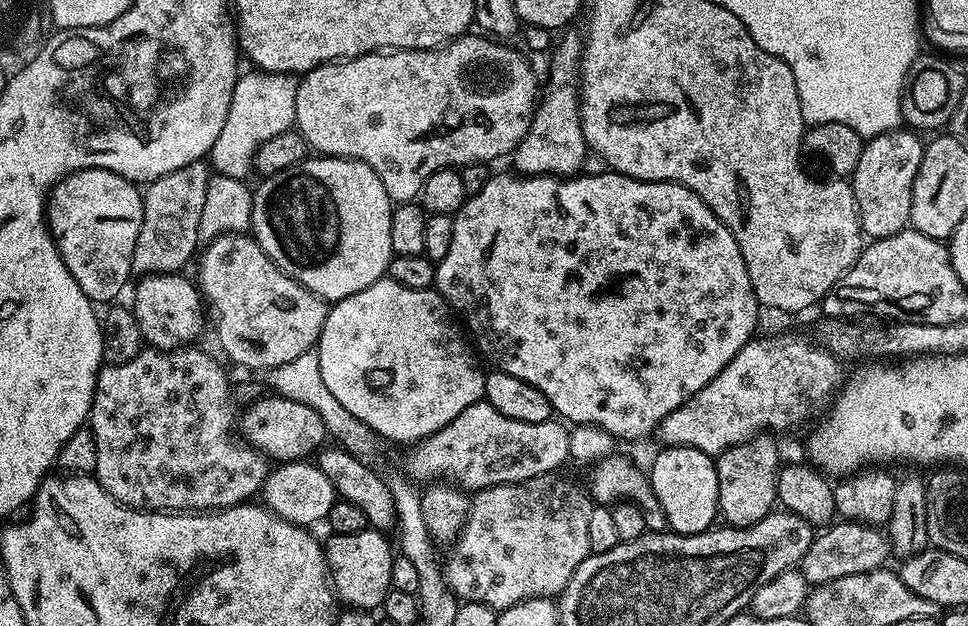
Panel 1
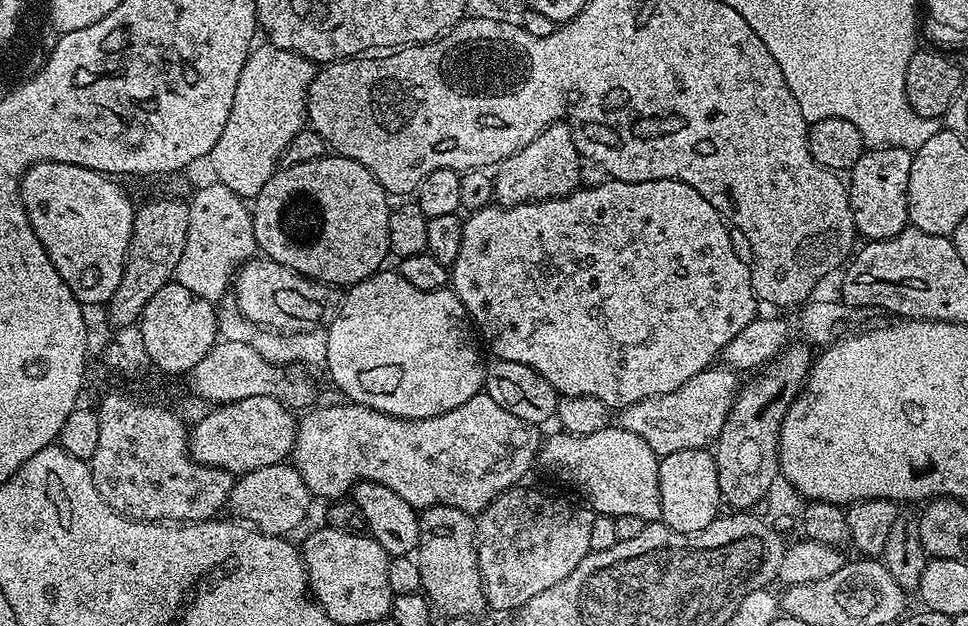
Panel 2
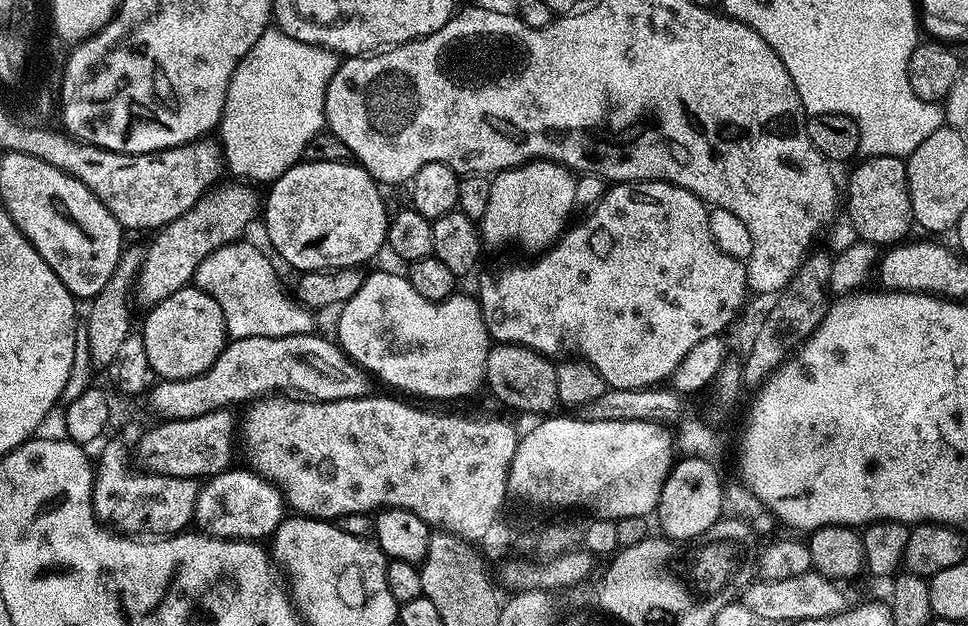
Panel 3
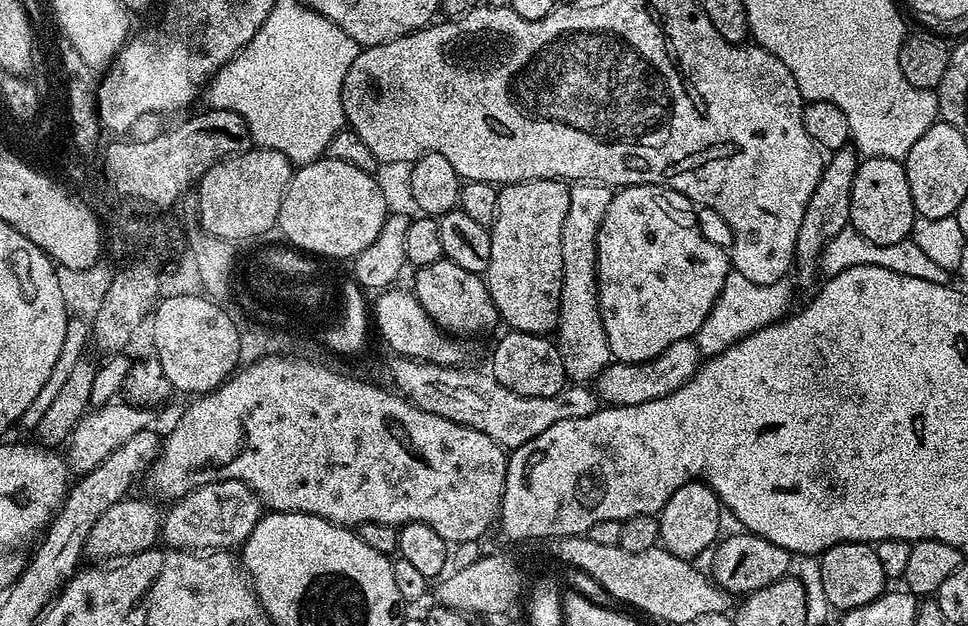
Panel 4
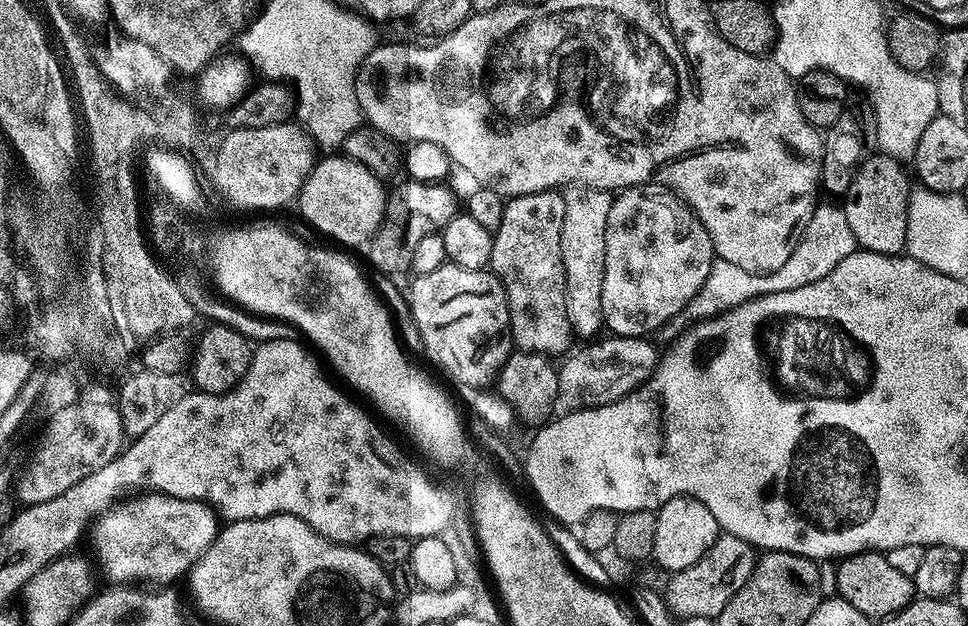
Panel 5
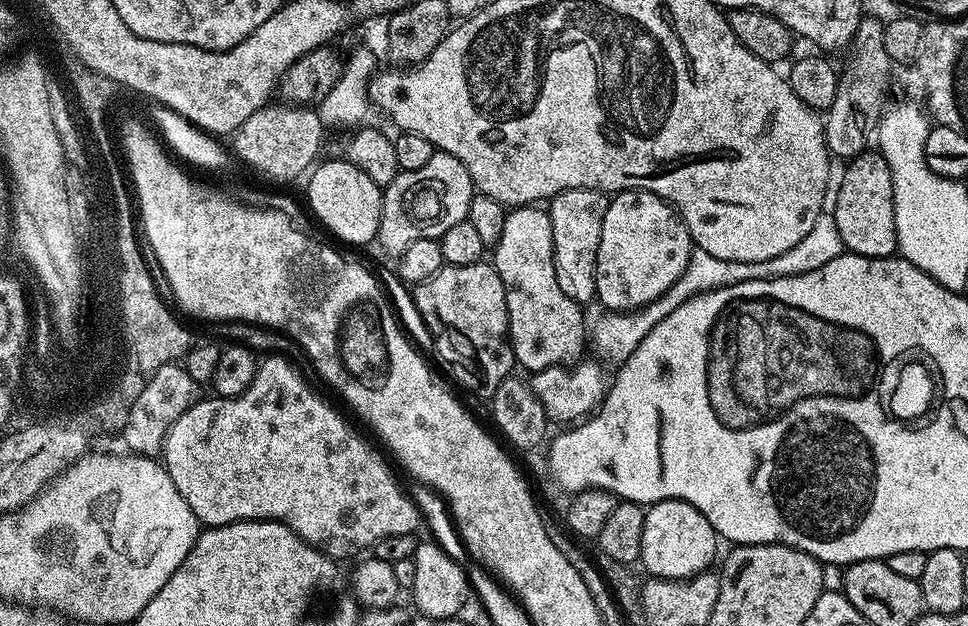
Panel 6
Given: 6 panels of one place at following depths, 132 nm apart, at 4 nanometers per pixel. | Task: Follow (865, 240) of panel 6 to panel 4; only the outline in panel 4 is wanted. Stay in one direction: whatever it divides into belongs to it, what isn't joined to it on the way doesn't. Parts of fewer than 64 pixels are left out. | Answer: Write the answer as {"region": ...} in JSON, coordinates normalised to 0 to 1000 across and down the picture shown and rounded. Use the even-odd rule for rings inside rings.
{"region":[[[898,249],[889,254],[878,310],[879,363],[884,364],[890,380],[907,393],[919,393],[939,382],[942,359],[947,350],[933,260],[925,249]]]}

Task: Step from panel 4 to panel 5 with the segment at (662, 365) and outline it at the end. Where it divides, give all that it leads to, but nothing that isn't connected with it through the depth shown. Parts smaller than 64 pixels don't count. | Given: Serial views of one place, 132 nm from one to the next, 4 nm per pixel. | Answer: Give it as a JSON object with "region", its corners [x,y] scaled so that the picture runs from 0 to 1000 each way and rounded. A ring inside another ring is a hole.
{"region":[[[629,535],[628,543],[624,542],[604,548],[607,550],[604,556],[596,554],[586,570],[588,575],[577,583],[576,645],[583,658],[626,649],[650,633],[673,604],[682,580],[683,564],[678,564],[673,542],[634,535]]]}

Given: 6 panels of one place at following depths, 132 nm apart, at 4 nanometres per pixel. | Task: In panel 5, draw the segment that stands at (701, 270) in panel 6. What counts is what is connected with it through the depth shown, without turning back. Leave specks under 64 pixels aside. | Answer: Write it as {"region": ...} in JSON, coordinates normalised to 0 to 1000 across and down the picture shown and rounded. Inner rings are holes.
{"region":[[[857,326],[840,331],[839,343],[831,356],[830,367],[823,382],[816,412],[804,431],[795,438],[775,438],[758,425],[758,419],[750,419],[743,412],[737,414],[733,438],[729,438],[729,450],[717,470],[709,494],[712,513],[724,514],[737,511],[740,506],[758,497],[768,486],[775,484],[785,473],[800,471],[802,466],[824,463],[826,457],[837,457],[837,450],[845,450],[845,444],[853,444],[870,412],[878,412],[886,399],[882,374],[878,367],[878,355],[874,355],[871,331],[862,332]]]}

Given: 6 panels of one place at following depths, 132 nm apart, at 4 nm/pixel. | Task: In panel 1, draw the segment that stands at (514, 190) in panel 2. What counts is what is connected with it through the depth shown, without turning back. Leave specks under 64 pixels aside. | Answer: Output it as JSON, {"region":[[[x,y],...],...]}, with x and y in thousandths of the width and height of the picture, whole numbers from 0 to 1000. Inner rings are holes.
{"region":[[[587,58],[569,85],[570,121],[576,133],[566,149],[557,155],[550,181],[550,200],[539,220],[527,256],[533,260],[532,273],[543,281],[577,281],[590,284],[603,267],[605,232],[603,227],[603,195],[601,190],[601,153],[591,134],[591,102],[598,104],[601,96],[601,70]]]}

